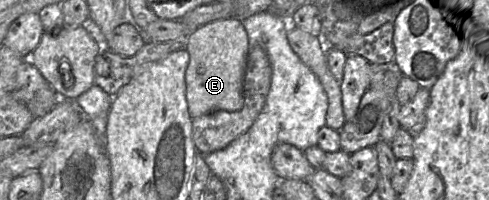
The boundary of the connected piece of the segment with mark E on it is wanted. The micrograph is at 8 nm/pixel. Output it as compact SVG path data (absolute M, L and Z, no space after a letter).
M219 19L198 27L187 37L189 63L185 71L186 101L192 118L223 110L235 112L244 104L243 81L249 40L242 20Z

